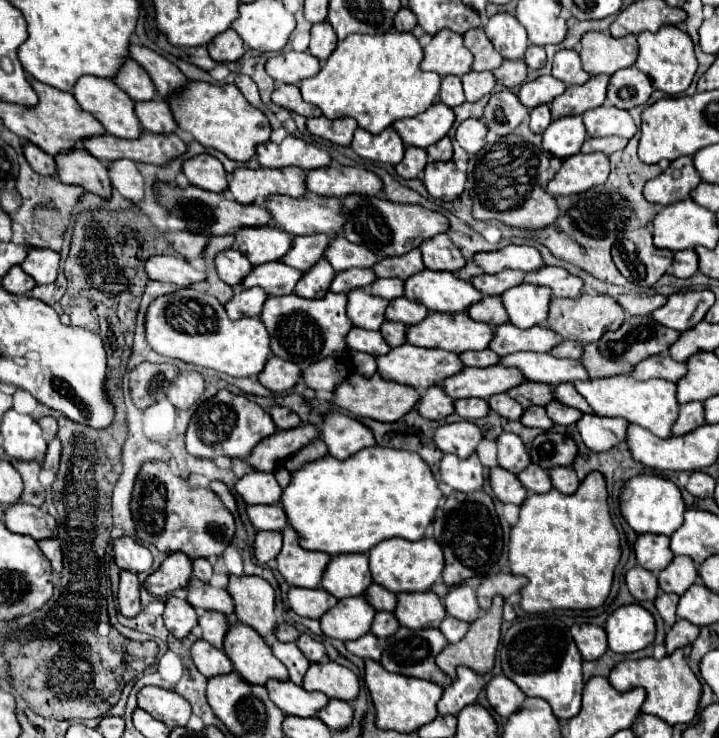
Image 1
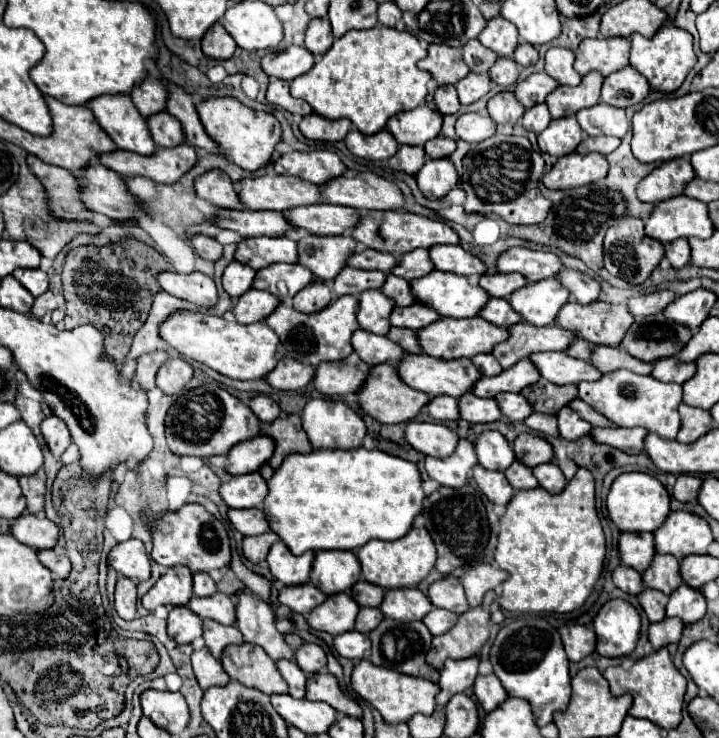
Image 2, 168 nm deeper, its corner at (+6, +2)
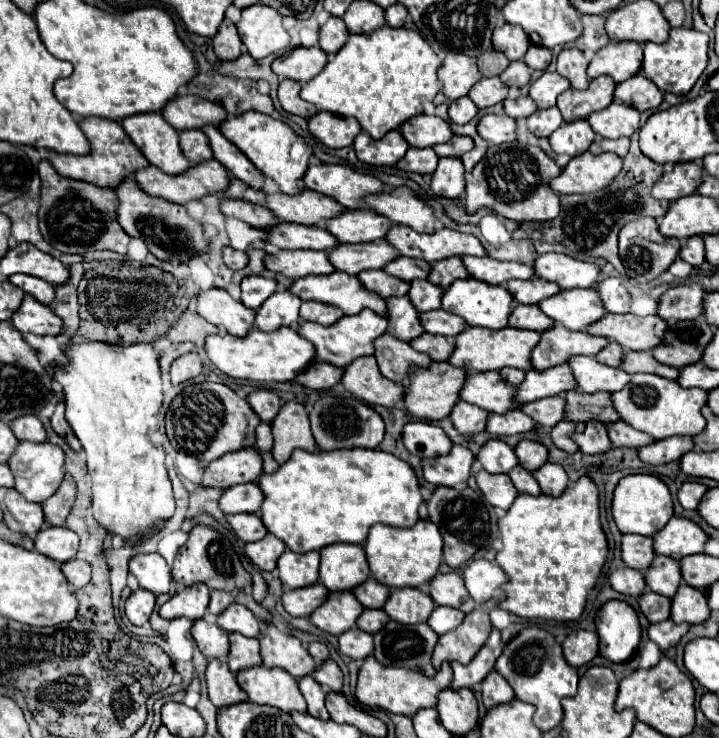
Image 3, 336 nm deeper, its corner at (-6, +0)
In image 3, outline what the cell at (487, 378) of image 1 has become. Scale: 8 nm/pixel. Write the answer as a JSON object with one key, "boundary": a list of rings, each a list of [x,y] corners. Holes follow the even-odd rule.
{"boundary":[[[558,364],[548,370],[528,370],[524,382],[516,388],[516,404],[556,396],[568,390],[574,390],[576,382],[572,378],[572,370],[566,364]]]}

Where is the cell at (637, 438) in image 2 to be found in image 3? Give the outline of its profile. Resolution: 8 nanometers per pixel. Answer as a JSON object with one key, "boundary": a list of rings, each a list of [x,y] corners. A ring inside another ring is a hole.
{"boundary":[[[674,436],[656,440],[652,444],[646,444],[644,448],[638,448],[638,458],[644,464],[666,464],[678,460],[684,452],[692,450],[694,442],[688,436]]]}

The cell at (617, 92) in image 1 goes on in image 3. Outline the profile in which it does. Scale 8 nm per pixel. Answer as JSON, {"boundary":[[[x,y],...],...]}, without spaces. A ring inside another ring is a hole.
{"boundary":[[[636,74],[620,84],[616,84],[614,90],[614,102],[618,104],[628,104],[642,110],[656,110],[662,102],[664,94],[656,88],[656,84],[652,84],[652,80],[648,80],[644,74]]]}

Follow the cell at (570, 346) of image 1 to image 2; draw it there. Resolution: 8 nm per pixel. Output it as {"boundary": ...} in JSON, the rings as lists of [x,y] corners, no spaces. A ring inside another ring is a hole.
{"boundary":[[[576,338],[576,342],[572,342],[572,346],[566,350],[566,354],[576,356],[576,358],[580,358],[580,360],[590,360],[592,350],[594,350],[594,344],[590,344],[588,340]]]}

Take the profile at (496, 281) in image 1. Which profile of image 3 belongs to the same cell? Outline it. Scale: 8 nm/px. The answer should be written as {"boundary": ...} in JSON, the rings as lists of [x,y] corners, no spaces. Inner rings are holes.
{"boundary":[[[532,276],[528,280],[510,280],[506,288],[508,292],[512,292],[516,304],[538,304],[540,300],[560,292],[558,284],[552,284],[538,276]]]}

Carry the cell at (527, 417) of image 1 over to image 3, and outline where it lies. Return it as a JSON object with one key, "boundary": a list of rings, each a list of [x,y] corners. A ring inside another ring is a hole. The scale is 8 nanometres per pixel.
{"boundary":[[[562,420],[560,424],[556,424],[554,428],[552,428],[552,432],[550,432],[550,436],[552,436],[552,440],[554,440],[554,444],[558,446],[558,448],[562,448],[564,452],[576,452],[578,450],[578,444],[572,440],[572,434],[578,430],[578,424],[576,422],[566,422],[566,420]]]}

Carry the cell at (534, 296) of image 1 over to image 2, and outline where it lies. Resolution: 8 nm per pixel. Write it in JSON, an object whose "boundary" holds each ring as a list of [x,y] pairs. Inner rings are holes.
{"boundary":[[[546,278],[544,282],[516,290],[516,294],[508,296],[508,302],[526,322],[532,322],[534,326],[548,326],[554,324],[560,308],[570,302],[570,292],[558,282],[558,278]]]}

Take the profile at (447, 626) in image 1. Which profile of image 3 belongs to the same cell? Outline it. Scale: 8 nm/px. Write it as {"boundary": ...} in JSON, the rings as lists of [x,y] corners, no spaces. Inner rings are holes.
{"boundary":[[[436,606],[428,618],[428,626],[436,634],[446,634],[446,632],[458,628],[458,624],[462,624],[462,620],[464,620],[464,612],[460,612],[456,608],[448,608],[448,606]]]}

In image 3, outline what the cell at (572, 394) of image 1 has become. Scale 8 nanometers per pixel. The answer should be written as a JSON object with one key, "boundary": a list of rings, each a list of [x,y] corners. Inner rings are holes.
{"boundary":[[[616,420],[616,424],[606,426],[606,428],[608,428],[608,436],[610,436],[610,440],[612,440],[614,446],[640,448],[640,446],[646,446],[646,444],[654,442],[652,436],[648,436],[648,434],[644,434],[640,430],[634,430],[632,426],[628,426],[622,420]]]}

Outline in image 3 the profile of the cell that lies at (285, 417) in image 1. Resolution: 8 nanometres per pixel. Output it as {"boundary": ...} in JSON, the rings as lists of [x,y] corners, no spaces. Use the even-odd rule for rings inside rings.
{"boundary":[[[272,390],[252,392],[252,394],[248,396],[248,402],[250,402],[250,406],[254,408],[254,412],[260,416],[260,420],[266,422],[266,424],[270,424],[270,422],[276,418],[276,414],[280,412],[280,406],[282,406],[278,394],[272,392]]]}

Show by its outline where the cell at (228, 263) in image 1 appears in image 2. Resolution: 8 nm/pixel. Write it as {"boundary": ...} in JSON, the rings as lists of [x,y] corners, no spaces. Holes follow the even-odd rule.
{"boundary":[[[232,262],[222,276],[222,284],[224,290],[232,296],[232,298],[240,298],[244,292],[248,292],[252,288],[252,280],[254,280],[256,272],[250,266],[244,266],[242,262]]]}

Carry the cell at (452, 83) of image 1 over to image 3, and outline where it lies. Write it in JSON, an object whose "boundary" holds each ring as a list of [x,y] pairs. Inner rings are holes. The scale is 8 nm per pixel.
{"boundary":[[[462,96],[460,100],[450,102],[450,110],[448,110],[450,120],[456,122],[456,124],[470,122],[476,116],[476,112],[478,112],[478,108],[476,108],[476,104],[468,96]]]}

